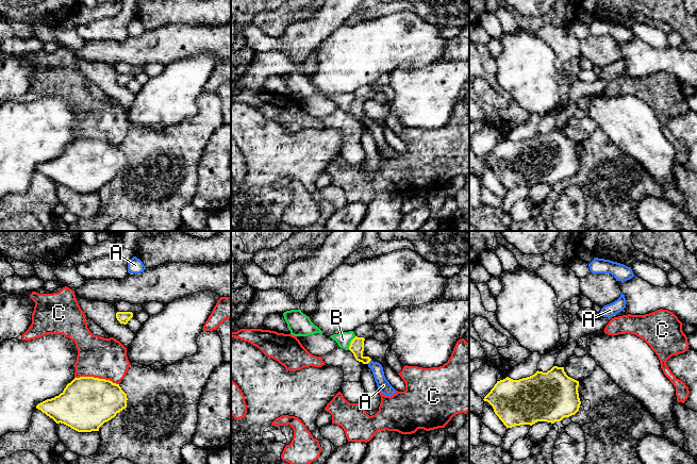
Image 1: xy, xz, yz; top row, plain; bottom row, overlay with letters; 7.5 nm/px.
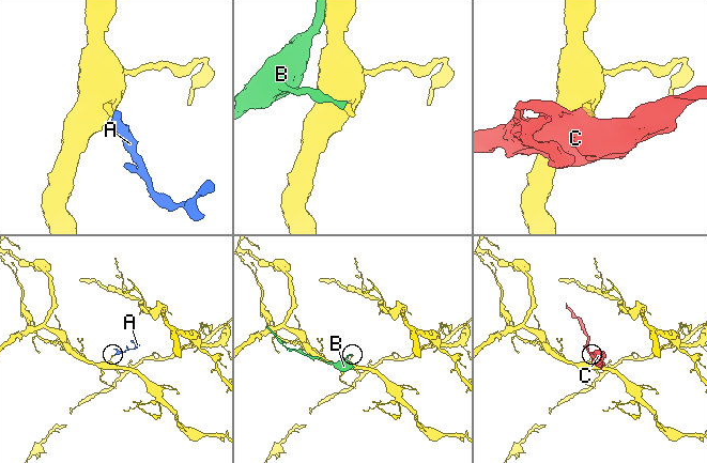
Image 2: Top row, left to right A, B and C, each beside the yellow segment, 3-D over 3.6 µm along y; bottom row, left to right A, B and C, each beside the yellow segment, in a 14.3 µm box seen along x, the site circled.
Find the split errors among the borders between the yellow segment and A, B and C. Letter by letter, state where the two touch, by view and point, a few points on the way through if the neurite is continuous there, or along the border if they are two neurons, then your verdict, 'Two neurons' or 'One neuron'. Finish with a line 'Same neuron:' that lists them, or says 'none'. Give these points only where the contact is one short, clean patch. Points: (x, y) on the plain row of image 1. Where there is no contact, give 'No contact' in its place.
A: Touches yellow at xz (368, 123). Path across: xz (357, 108), (358, 115), (368, 123), (377, 132), (383, 147). One neuron
B: Touches yellow at xz (350, 104). Two neurons
C: Touches yellow at xy (97, 139). Two neurons
Same neuron: A

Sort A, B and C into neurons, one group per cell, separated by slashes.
A / B / C

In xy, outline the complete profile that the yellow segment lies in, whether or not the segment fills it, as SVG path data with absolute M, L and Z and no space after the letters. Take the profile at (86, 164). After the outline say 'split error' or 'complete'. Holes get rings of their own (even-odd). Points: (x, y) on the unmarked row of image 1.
M94 138L74 139L64 152L54 160L36 167L56 185L64 185L78 194L99 193L99 189L127 169L127 155L119 146Z; complete

